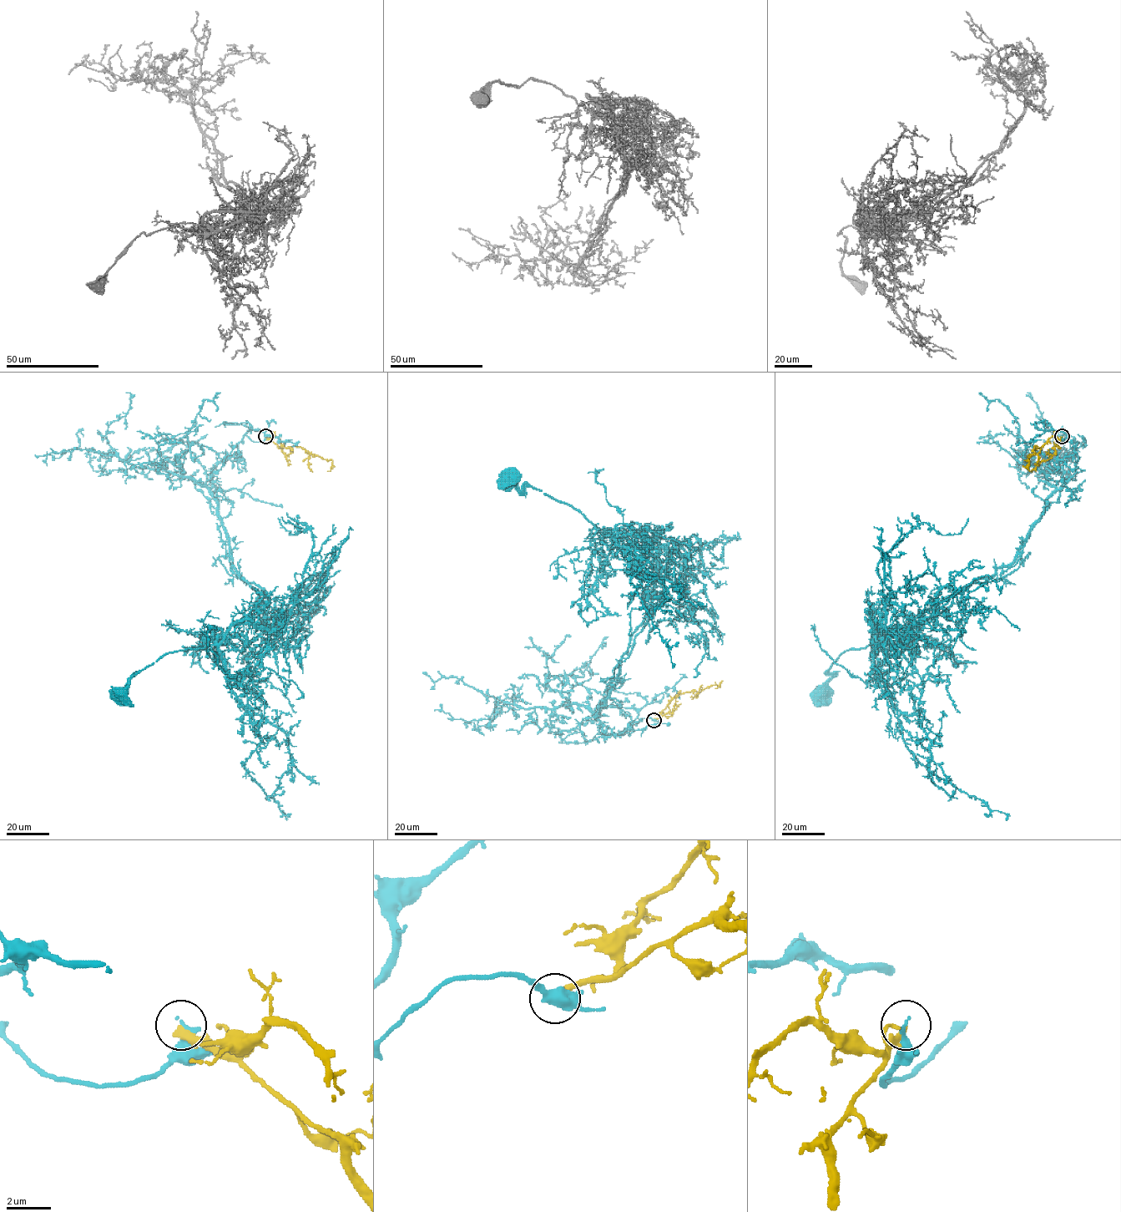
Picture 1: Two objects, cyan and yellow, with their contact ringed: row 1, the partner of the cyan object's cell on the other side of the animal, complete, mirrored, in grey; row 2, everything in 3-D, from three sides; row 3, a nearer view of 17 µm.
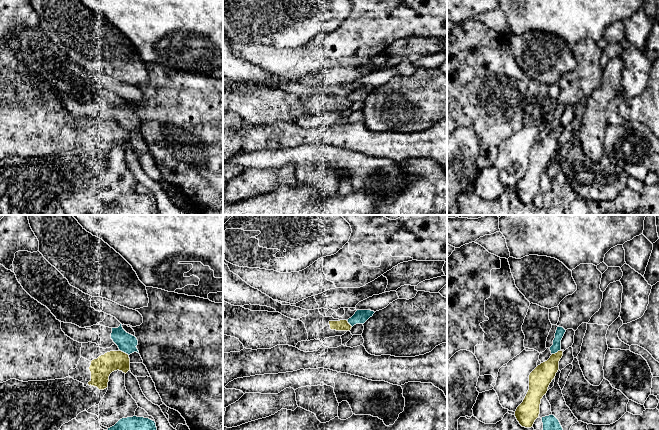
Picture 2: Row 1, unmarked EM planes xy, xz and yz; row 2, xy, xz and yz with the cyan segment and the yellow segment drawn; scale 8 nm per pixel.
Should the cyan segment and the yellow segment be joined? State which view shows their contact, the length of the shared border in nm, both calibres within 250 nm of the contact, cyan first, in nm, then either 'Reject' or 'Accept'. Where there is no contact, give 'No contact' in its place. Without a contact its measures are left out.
Touches cyan in xy. Shared border 90 nm. Thickness 150 nm (cyan) against 170 nm. Reject

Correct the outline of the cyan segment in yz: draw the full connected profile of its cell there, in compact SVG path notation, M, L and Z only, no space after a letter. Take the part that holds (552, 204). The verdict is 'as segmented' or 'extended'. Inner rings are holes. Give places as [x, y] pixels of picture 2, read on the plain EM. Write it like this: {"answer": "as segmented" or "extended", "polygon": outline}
{"answer": "as segmented", "polygon": "M554 191L542 193L543 208L548 215L565 215L563 204L559 196Z"}

